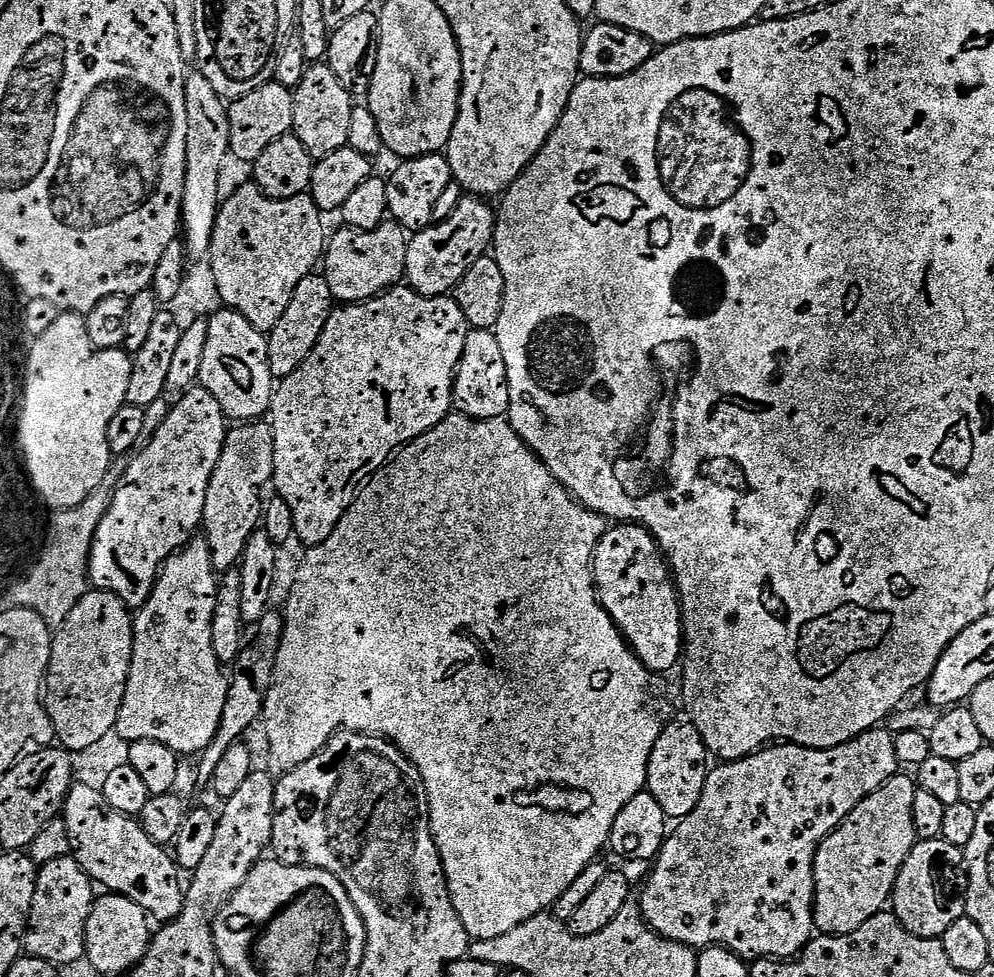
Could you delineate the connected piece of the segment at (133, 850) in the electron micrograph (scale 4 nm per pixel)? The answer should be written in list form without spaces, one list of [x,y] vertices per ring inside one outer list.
[[[73,783],[72,787],[68,789],[68,794],[64,799],[64,807],[62,809],[62,820],[64,816],[64,826],[66,830],[64,830],[64,836],[69,846],[71,855],[74,860],[79,862],[79,865],[82,866],[83,870],[89,877],[91,877],[93,883],[97,885],[102,884],[107,891],[110,891],[113,895],[120,895],[124,897],[130,898],[131,901],[134,901],[136,905],[138,905],[143,911],[153,917],[155,920],[158,919],[159,923],[165,924],[171,920],[176,920],[177,917],[181,914],[181,911],[184,906],[184,895],[185,889],[184,884],[180,882],[180,869],[177,867],[175,859],[172,854],[163,846],[152,840],[148,834],[146,834],[143,827],[141,827],[139,821],[135,817],[122,815],[120,812],[114,810],[105,800],[105,796],[103,791],[96,791],[88,786],[84,786],[79,783]]]

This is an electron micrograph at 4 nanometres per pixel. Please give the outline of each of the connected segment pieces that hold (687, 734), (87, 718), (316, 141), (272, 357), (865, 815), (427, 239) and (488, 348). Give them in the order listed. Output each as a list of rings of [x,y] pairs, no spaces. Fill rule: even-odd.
[[[691,722],[684,724],[665,723],[660,736],[654,742],[648,759],[648,782],[646,791],[658,806],[662,806],[665,817],[683,818],[691,814],[704,789],[710,771],[710,753],[702,742],[698,730]]]
[[[85,591],[84,597],[70,610],[63,624],[52,637],[52,657],[48,659],[46,673],[46,716],[50,728],[56,731],[61,745],[75,754],[113,731],[124,697],[124,683],[128,677],[128,662],[132,657],[132,622],[134,616],[129,605],[123,604],[113,592]]]
[[[327,63],[313,64],[305,71],[300,85],[292,92],[294,118],[291,135],[296,136],[312,158],[323,158],[349,147],[350,114],[354,107],[349,91],[344,89],[328,69]]]
[[[313,274],[302,278],[302,282],[298,282],[286,306],[286,312],[282,314],[282,318],[278,318],[278,322],[266,336],[268,369],[272,371],[273,377],[283,378],[294,374],[294,370],[298,370],[298,366],[314,350],[324,324],[328,321],[328,313],[333,311],[333,308],[332,291],[323,275]]]
[[[891,776],[885,784],[878,786],[878,790],[858,802],[840,825],[817,846],[812,860],[815,888],[812,922],[821,933],[850,932],[885,907],[890,896],[885,885],[895,877],[901,862],[908,857],[918,839],[912,821],[917,785],[913,777],[908,776]]]
[[[464,198],[442,222],[432,224],[408,240],[404,258],[404,275],[407,287],[420,296],[446,296],[470,270],[470,266],[489,251],[496,235],[497,213],[493,205],[480,198]]]
[[[487,328],[469,331],[462,358],[456,367],[456,381],[452,384],[452,406],[459,415],[468,416],[471,420],[498,420],[507,417],[510,390],[506,378],[506,362],[502,362],[502,348],[498,346],[495,331]]]

